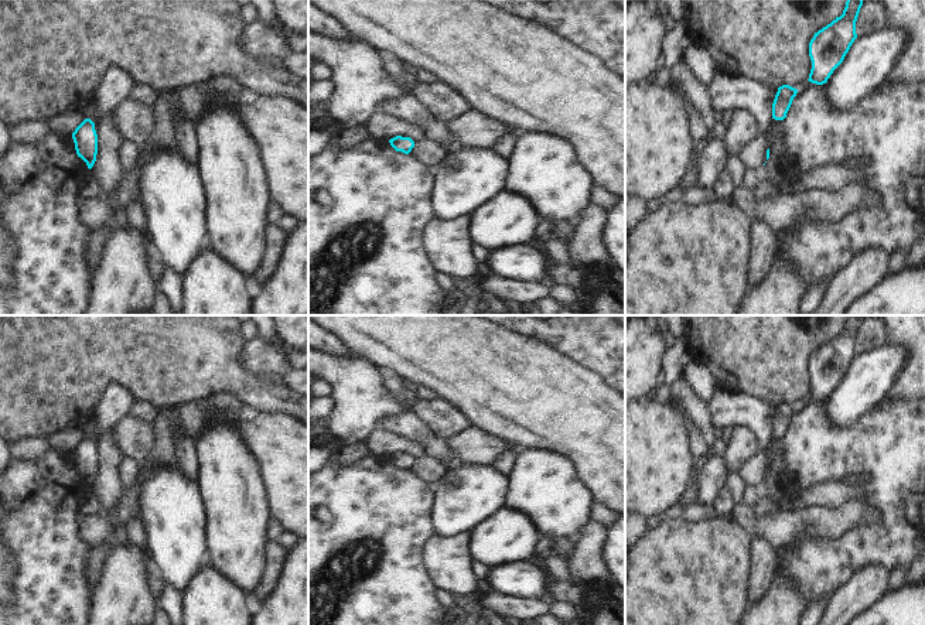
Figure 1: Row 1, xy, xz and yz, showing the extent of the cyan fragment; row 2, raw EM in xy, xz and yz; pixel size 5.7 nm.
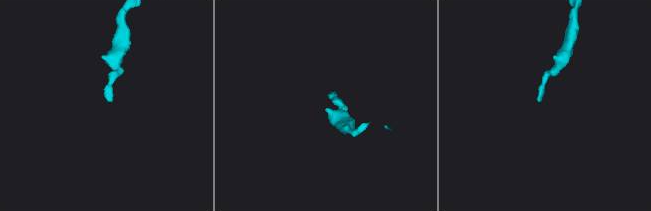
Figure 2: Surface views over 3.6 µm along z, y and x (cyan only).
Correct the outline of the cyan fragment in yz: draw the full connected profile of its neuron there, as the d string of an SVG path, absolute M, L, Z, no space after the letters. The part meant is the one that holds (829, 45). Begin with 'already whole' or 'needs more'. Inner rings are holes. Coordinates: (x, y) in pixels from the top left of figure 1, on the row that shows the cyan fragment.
already whole; M847 0L843 14L815 33L809 42L812 69L809 82L823 85L833 71L843 62L851 44L857 38L856 21L863 0Z

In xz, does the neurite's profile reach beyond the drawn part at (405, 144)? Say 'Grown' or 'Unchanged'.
Unchanged.

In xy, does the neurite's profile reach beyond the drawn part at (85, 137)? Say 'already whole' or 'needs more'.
already whole

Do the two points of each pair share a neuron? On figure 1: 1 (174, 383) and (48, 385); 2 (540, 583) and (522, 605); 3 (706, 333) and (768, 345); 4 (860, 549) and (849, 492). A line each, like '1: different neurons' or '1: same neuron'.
1: same neuron
2: different neurons
3: same neuron
4: different neurons

